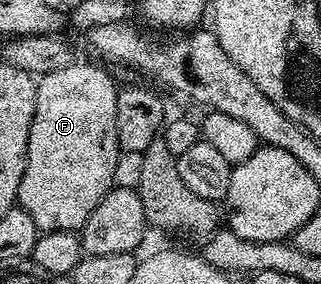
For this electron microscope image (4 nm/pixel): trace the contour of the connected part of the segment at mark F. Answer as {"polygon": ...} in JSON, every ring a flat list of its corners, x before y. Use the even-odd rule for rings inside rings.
{"polygon":[[70,61,63,69,55,69,55,73,47,73,36,80,35,113,31,121,23,177,17,190,17,203,29,214,31,221,35,221,38,232,80,232,95,205,99,205,99,201,103,201,105,194,115,185,115,165,122,153,115,129,119,87,114,76,110,72,109,75,93,63]]}

